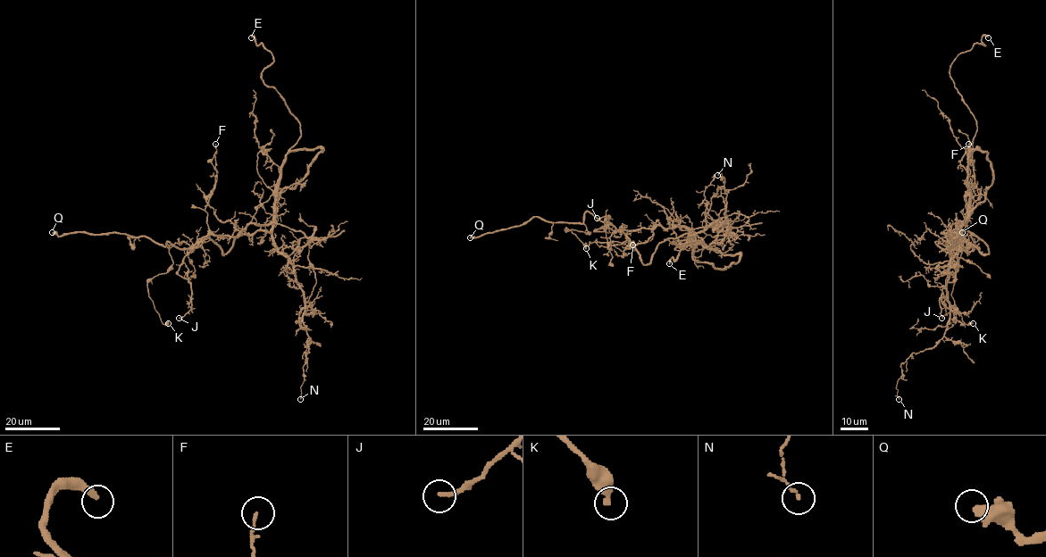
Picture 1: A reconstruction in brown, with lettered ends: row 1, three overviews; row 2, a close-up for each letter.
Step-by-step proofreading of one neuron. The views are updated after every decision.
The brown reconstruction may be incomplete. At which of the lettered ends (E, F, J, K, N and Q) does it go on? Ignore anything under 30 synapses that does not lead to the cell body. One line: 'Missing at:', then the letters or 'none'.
Missing at: E

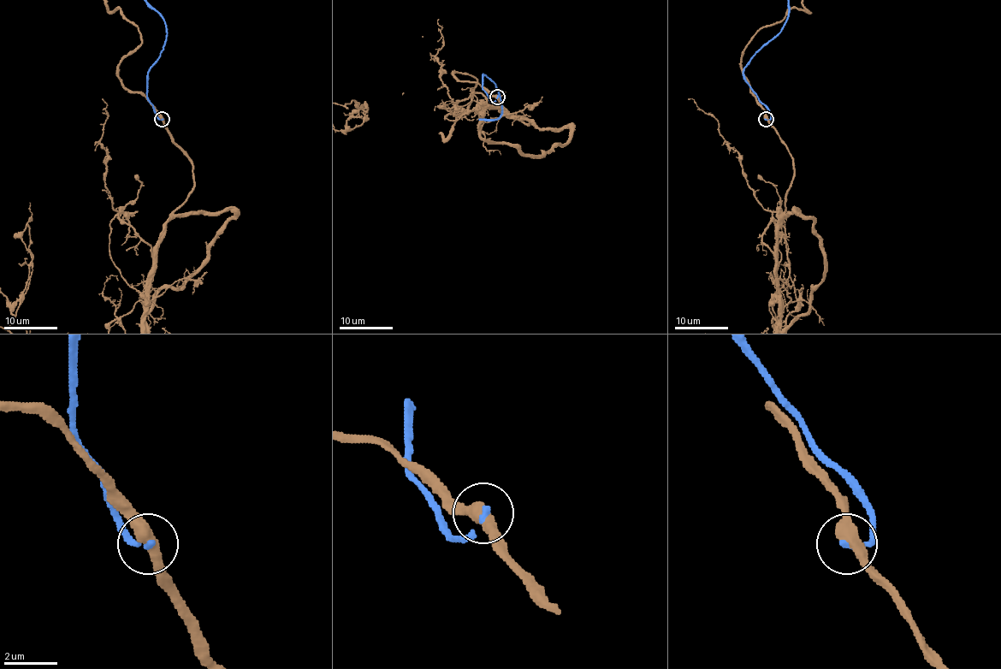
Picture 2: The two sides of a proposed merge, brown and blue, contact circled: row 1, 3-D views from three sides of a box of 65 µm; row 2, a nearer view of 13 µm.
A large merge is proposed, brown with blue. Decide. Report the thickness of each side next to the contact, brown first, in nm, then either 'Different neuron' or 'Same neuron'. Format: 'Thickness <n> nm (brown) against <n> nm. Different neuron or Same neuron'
Thickness 460 nm (brown) against 180 nm. Different neuron

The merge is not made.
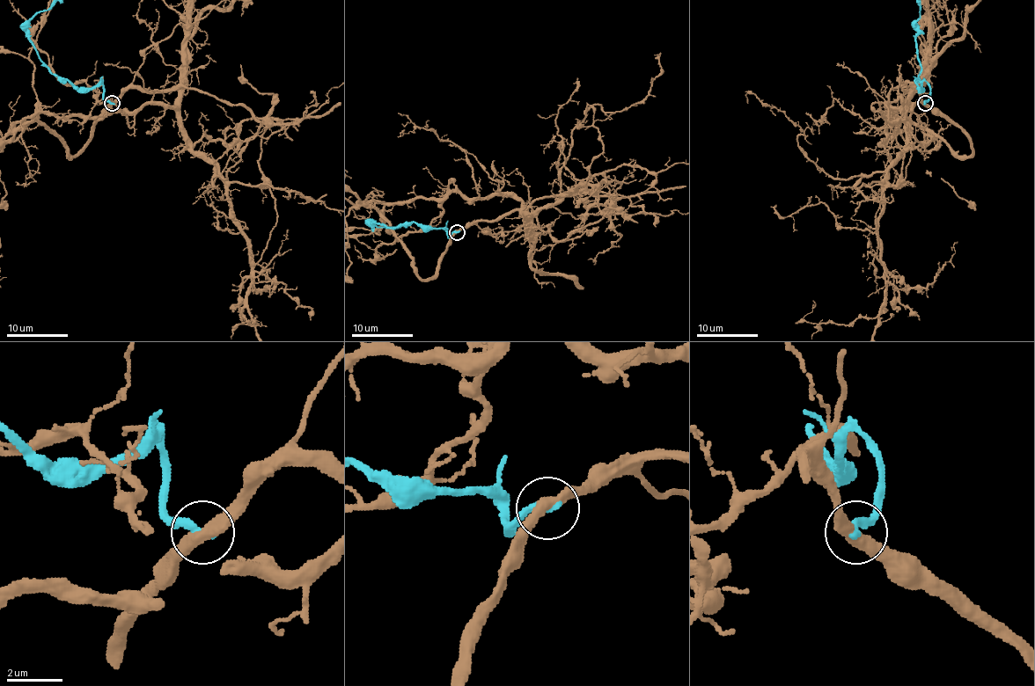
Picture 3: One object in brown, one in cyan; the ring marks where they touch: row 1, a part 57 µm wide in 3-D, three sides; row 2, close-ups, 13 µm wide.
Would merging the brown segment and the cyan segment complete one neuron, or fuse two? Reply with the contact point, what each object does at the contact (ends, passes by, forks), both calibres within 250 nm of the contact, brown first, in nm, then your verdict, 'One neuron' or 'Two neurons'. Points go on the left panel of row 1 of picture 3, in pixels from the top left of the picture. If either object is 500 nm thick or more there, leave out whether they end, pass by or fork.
Place: (112, 103). At the ring brown passes by. At the ring cyan ends. Thickness 400 nm (brown) against 320 nm. Two neurons

